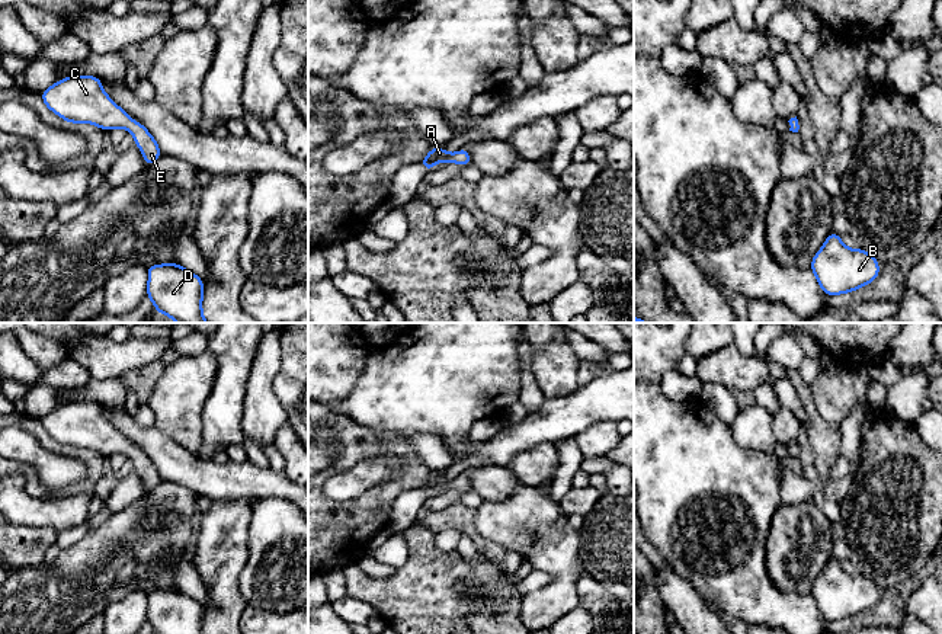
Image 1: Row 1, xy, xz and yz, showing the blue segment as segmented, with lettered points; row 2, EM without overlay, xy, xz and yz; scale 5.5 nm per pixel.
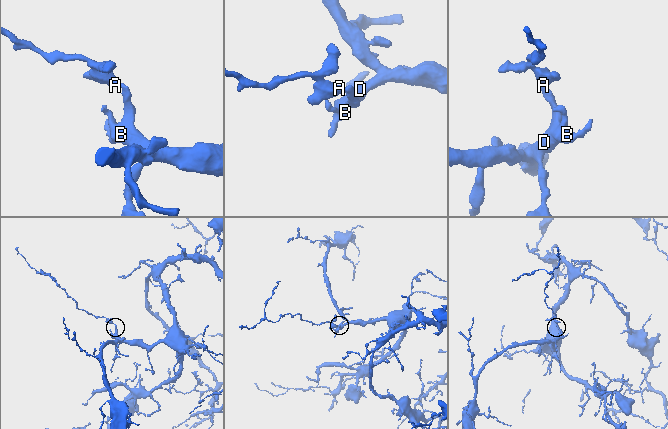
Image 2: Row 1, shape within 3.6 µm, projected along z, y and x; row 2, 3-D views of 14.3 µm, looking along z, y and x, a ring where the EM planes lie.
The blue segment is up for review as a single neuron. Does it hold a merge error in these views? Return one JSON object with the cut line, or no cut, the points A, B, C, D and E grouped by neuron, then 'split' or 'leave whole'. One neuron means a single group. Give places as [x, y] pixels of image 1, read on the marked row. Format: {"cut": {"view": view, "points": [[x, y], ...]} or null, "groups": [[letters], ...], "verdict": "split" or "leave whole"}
{"cut": null, "groups": [["A", "B", "C", "D", "E"]], "verdict": "leave whole"}

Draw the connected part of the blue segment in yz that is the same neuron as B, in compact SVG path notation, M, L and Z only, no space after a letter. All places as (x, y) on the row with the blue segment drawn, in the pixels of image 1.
M833 230L823 247L811 259L821 291L827 295L849 294L874 282L879 275L879 262L861 247L850 250Z

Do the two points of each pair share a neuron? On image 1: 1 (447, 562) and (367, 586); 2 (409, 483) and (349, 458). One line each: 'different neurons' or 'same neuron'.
1: same neuron
2: same neuron

